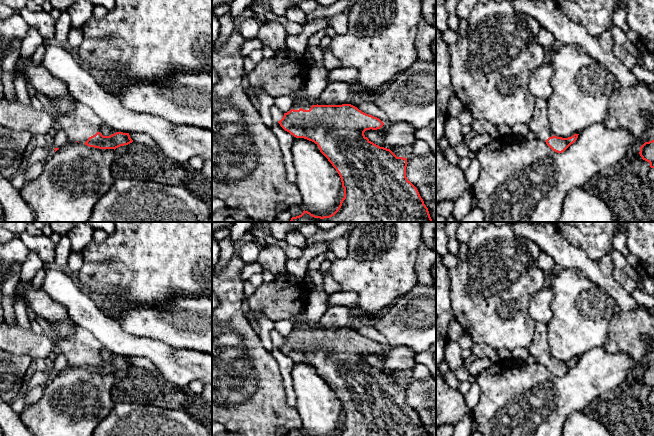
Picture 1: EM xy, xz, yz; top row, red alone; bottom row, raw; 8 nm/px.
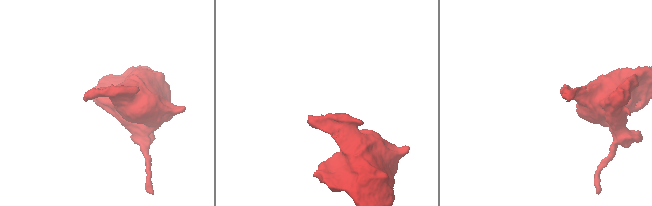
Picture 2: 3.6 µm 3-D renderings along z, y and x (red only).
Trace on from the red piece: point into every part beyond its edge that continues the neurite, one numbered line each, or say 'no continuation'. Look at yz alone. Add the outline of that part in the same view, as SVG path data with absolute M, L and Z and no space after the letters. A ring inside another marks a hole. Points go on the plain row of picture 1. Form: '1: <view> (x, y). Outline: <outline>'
1: yz (539, 348). Outline: M535 324L534 337L528 347L528 351L535 358L536 362L542 365L554 360L550 351L546 325Z

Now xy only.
1: xy (82, 347). Outline: M78 325L71 337L58 338L56 346L72 367L85 367L89 361L100 356L102 349L101 343L88 330Z

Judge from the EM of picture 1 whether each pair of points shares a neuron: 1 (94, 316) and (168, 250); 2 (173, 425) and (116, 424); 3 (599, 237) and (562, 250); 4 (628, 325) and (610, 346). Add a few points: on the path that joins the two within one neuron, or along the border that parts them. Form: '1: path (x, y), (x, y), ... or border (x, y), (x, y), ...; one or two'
1: border (85, 293), (105, 312); two
2: path (159, 425), (130, 425); one
3: border (559, 232), (594, 260); two
4: path (626, 330), (615, 341); one

